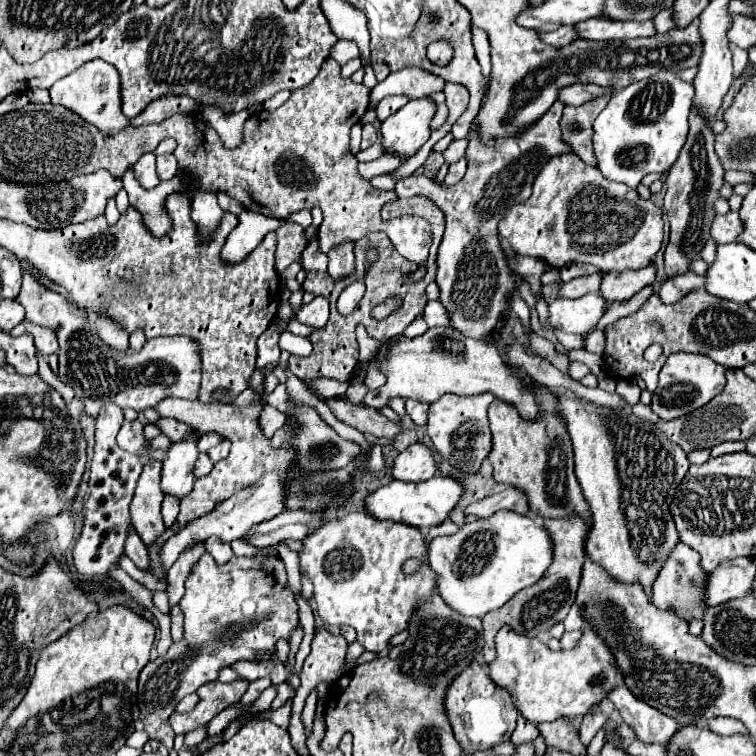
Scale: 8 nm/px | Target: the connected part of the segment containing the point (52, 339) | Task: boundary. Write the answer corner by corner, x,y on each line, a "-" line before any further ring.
23,321
23,323
19,323
17,327
13,327
9,333
11,333
13,337
23,335
23,333
33,335
33,339
35,339
35,347
37,347
43,355
51,355
51,353
55,353
55,351
59,349
57,337
55,337
55,333
53,333
49,327
41,327
41,325

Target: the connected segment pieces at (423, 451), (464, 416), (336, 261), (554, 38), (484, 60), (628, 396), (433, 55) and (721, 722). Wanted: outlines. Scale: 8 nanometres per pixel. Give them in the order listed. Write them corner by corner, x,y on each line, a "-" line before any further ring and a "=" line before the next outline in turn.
415,443
397,455
391,467
391,477
397,481
419,483
431,479
435,471
437,465
433,459
433,451
423,443
=
443,395
439,401
431,403
429,407
429,423
427,435
431,437
437,453
447,459
457,471
465,475
475,475
481,469
483,459
491,451
491,433
487,423
487,409
493,403
493,395
473,395
473,397
457,397
457,395
=
341,243
341,247
333,247
329,255
329,275
333,279
341,279
353,271
355,259
353,259
353,243
=
563,25
559,27
557,31
551,31
551,33
545,33
545,31
539,31
539,39
555,49
561,49
565,45
569,45
573,39
577,37
577,31
573,25
=
471,24
472,43
477,53
477,61
481,63
483,75
491,73
491,57
489,57
489,39
485,31
=
619,379
615,393
621,396
627,405
633,406
640,400
641,389
633,379
=
435,41
427,47
427,57
435,65
445,65
453,57
453,47
447,41
=
715,717
715,719
709,719
709,729
713,733
717,733
717,735
735,735
735,733
747,735
745,725
741,725
737,719
731,719
731,717

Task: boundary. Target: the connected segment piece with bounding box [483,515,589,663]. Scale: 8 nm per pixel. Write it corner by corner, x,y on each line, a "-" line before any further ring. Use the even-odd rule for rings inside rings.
577,515
569,519
545,519
543,527
549,531
549,537
553,539
553,563
549,565
549,571
545,571
545,575
533,587
519,591
501,609
491,611
489,615
483,617
483,627
485,627
483,655
487,663
495,659
495,635
503,625
513,627
513,631
521,635
537,637
549,631
555,623
565,621
571,605
575,603
575,591
581,579
581,567
583,567
583,539
589,533
589,529

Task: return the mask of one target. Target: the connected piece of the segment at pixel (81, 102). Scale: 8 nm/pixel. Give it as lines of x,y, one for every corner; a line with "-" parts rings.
95,59
73,71
71,75
59,79
51,87
51,103
63,105
65,109
71,109
79,117
83,117
87,123
95,125
103,135
113,135
129,125
129,119
121,111
121,91
119,91
119,73
113,65

